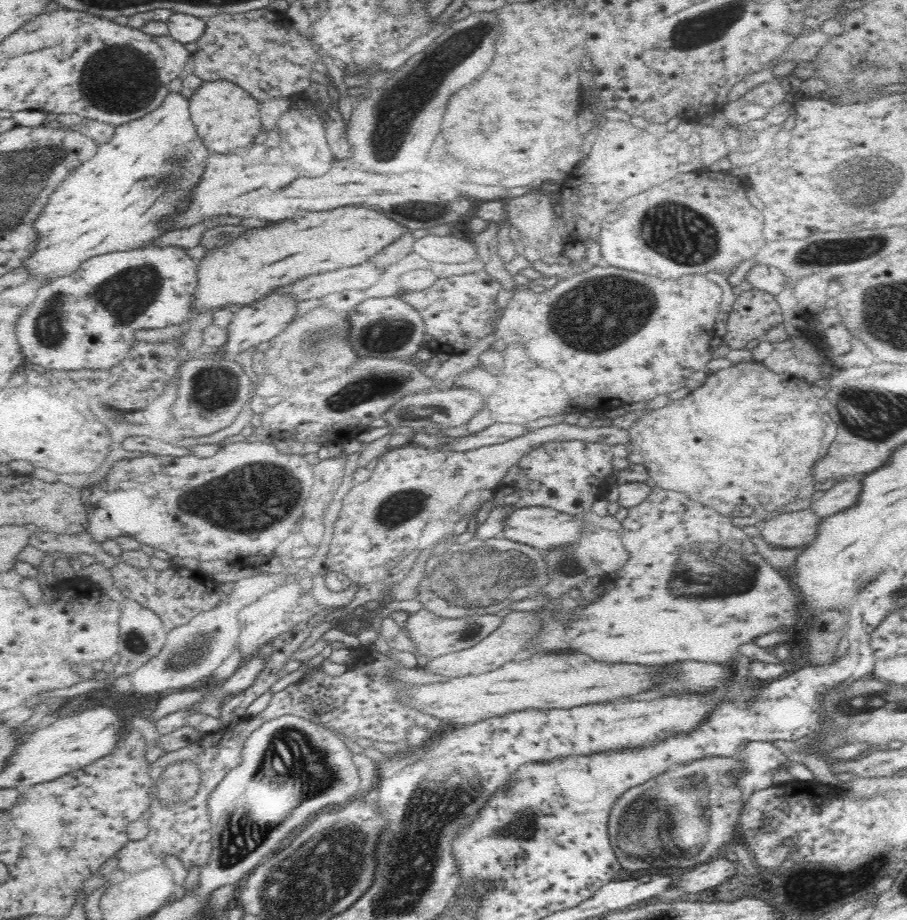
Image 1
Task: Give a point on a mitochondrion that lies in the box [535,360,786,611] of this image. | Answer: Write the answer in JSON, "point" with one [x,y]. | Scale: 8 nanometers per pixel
{"point":[690,575]}

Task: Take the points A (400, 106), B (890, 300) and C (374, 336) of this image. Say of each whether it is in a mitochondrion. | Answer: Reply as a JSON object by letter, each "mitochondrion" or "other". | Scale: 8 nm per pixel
{"A":"mitochondrion","B":"mitochondrion","C":"mitochondrion"}

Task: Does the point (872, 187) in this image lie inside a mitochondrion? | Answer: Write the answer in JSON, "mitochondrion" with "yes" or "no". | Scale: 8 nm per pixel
{"mitochondrion":"yes"}

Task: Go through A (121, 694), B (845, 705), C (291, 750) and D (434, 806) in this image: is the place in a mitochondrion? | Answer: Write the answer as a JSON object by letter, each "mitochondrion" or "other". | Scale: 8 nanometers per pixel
{"A":"other","B":"mitochondrion","C":"mitochondrion","D":"mitochondrion"}

